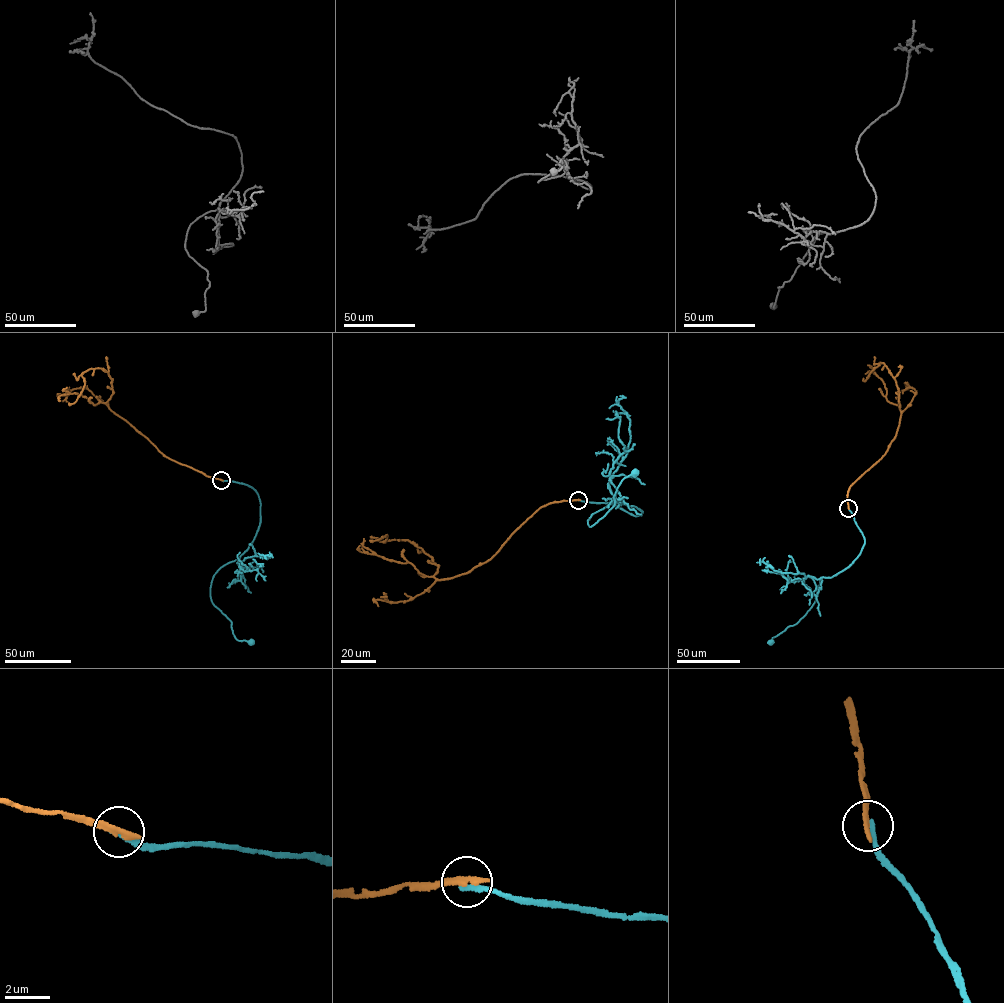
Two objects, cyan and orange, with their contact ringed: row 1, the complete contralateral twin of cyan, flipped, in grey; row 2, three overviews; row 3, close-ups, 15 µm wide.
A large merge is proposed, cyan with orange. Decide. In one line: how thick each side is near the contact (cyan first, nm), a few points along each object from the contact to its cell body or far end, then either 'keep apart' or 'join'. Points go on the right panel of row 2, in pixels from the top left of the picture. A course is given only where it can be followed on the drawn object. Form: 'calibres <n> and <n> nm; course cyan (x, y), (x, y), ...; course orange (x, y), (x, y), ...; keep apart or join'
calibres 240 and 320 nm; course cyan (849, 508), (863, 536), (860, 553), (845, 570), (820, 578), (811, 608), (795, 624), (788, 626), (770, 641); course orange (848, 508), (849, 488), (884, 455), (901, 413), (898, 388), (883, 363), (863, 378); keep apart

